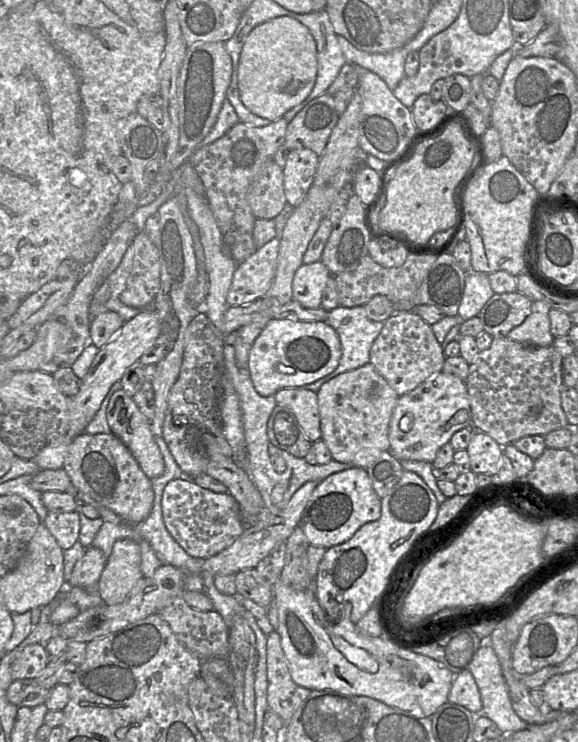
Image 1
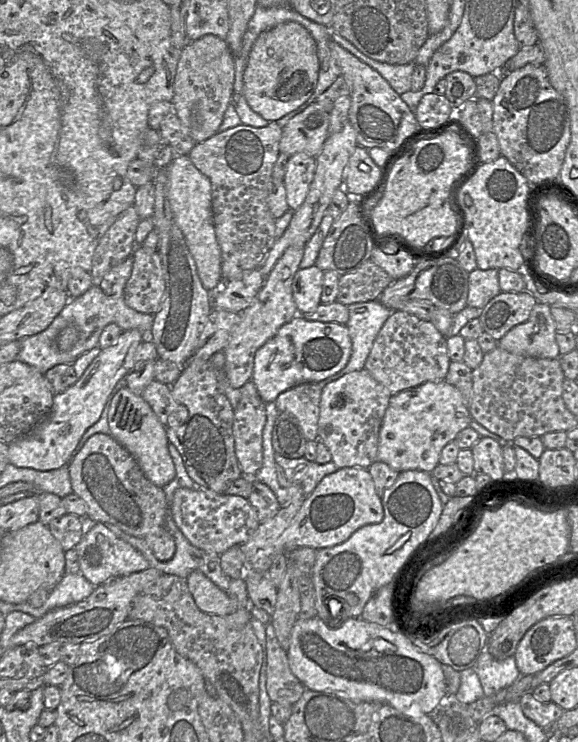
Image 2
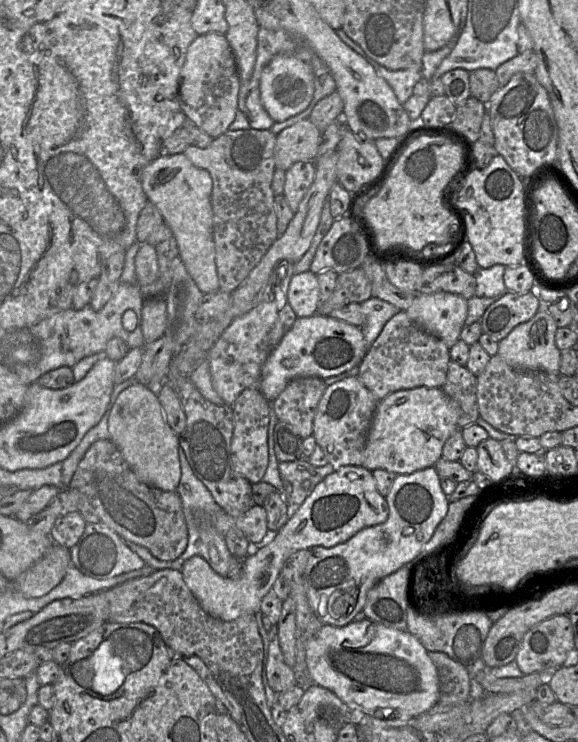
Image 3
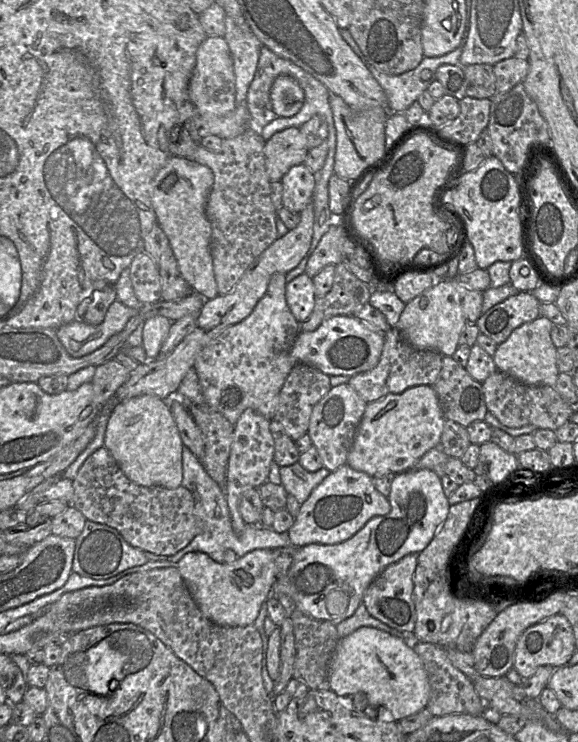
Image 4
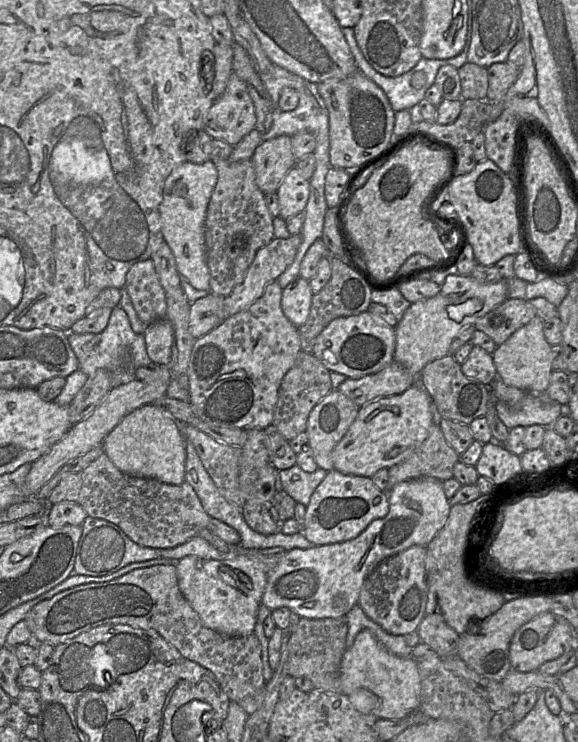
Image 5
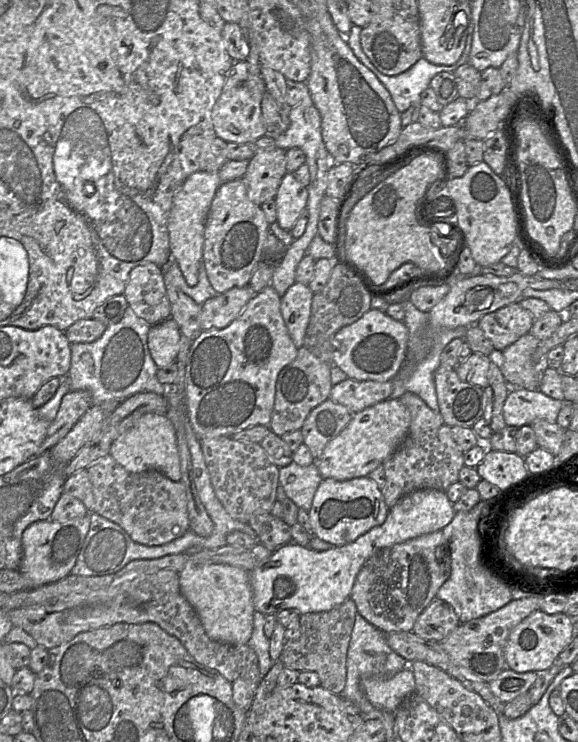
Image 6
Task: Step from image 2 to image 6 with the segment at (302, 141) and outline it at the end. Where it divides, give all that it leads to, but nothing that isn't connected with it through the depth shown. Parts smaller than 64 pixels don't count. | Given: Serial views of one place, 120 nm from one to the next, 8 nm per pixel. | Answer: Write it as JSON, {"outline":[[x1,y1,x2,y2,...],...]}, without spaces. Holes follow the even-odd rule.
{"outline":[[279,147,257,150,243,176,249,199,259,206,275,199,286,173,286,150]]}

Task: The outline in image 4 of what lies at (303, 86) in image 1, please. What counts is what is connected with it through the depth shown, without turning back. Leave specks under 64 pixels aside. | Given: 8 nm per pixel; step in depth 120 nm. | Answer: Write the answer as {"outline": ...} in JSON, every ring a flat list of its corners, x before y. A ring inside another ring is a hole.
{"outline":[[280,75,273,82,270,98,273,111,278,117,292,117,302,108,305,94,293,77]]}

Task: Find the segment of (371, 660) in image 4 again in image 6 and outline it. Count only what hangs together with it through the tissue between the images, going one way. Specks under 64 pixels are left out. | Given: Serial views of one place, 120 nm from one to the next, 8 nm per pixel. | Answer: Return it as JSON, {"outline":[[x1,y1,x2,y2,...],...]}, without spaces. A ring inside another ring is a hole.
{"outline":[[407,666,391,677,364,679,362,690,374,707,396,712,408,697,416,693,416,683,412,669]]}

